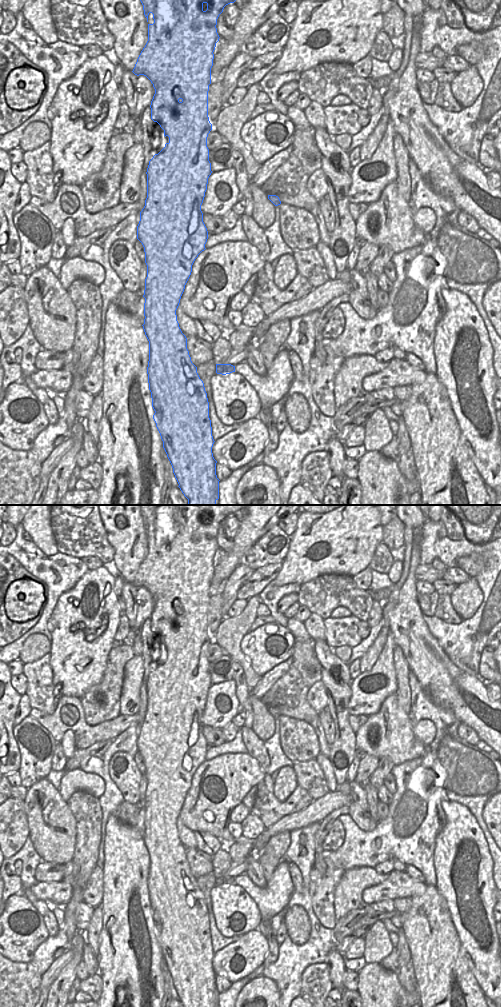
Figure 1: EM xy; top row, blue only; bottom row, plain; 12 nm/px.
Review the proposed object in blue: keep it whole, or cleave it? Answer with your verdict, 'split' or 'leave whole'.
leave whole

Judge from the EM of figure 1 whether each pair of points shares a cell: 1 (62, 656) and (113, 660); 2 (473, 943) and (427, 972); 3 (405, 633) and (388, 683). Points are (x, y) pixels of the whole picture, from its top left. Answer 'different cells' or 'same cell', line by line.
1: different cells
2: different cells
3: different cells

